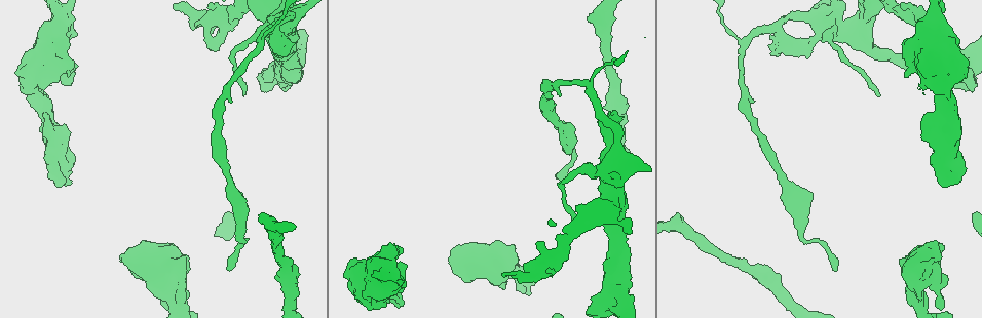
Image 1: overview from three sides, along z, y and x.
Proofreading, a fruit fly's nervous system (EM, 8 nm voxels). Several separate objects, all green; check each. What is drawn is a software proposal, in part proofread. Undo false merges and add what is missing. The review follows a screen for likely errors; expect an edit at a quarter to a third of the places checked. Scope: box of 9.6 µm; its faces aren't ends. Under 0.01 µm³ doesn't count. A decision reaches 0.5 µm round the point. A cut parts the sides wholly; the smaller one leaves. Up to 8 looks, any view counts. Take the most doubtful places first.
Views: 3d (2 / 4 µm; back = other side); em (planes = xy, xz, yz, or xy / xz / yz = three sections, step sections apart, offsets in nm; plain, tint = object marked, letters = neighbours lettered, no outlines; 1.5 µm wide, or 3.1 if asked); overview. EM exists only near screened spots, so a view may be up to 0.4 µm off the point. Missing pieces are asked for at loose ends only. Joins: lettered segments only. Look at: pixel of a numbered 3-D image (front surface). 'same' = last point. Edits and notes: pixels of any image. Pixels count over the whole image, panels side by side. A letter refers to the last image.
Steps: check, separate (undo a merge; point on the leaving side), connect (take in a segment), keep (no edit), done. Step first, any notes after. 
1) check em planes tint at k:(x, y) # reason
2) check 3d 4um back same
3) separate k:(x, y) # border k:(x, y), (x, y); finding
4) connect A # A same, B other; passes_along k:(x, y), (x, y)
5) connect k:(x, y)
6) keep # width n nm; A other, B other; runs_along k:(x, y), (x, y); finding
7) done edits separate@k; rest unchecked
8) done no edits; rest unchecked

check em planes letters at 1:(68, 76)

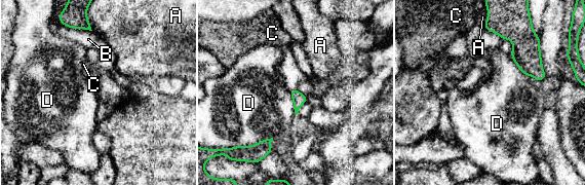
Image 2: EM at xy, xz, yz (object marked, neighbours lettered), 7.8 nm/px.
keep # A other, B other, C other, D other; border 2:(509, 54), (515, 65), (528, 76); no lettered segment goes on from it

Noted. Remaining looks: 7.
check em planes tint at 1:(865, 45) # three-way junction

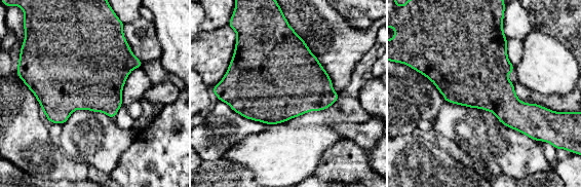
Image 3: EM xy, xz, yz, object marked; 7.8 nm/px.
check em planes letters same # what lies round it

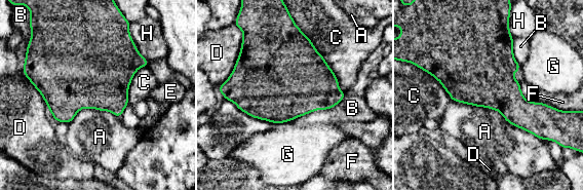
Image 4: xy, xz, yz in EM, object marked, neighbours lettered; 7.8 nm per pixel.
keep # longest_contact A 750 nm; A other, B other, C other, D other, E other, F other, G other, H other; border 4:(452, 100), (495, 109), (541, 140); continuous, no second neuron

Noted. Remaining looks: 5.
check em yz step 8 letters at 1:(550, 256) # sharp bend

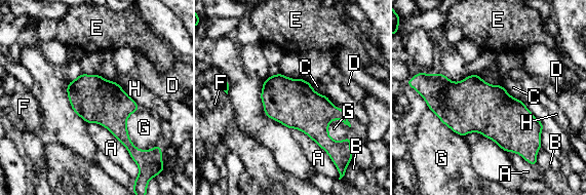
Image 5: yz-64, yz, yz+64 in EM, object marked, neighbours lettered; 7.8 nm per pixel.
keep # A other, B other, C other, D other, E other, F other, G other, H other; border 5:(86, 122), (103, 125), (131, 158); continuous, no second neuron

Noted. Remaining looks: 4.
check 3d 4um at 1:(164, 244) # branch stops here

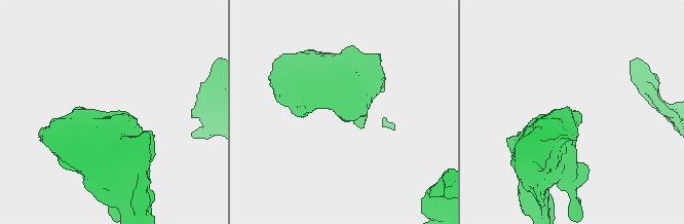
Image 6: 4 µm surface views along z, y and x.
check em planes letters at 6:(116, 112)

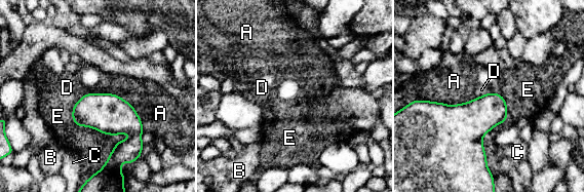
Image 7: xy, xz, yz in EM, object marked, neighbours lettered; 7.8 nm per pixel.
keep # longest_contact A 440 nm; A other, B other, C other, D other, E other; border 7:(492, 92), (505, 101), (505, 122); none of them fits

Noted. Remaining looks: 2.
done no edits; rest unchecked

